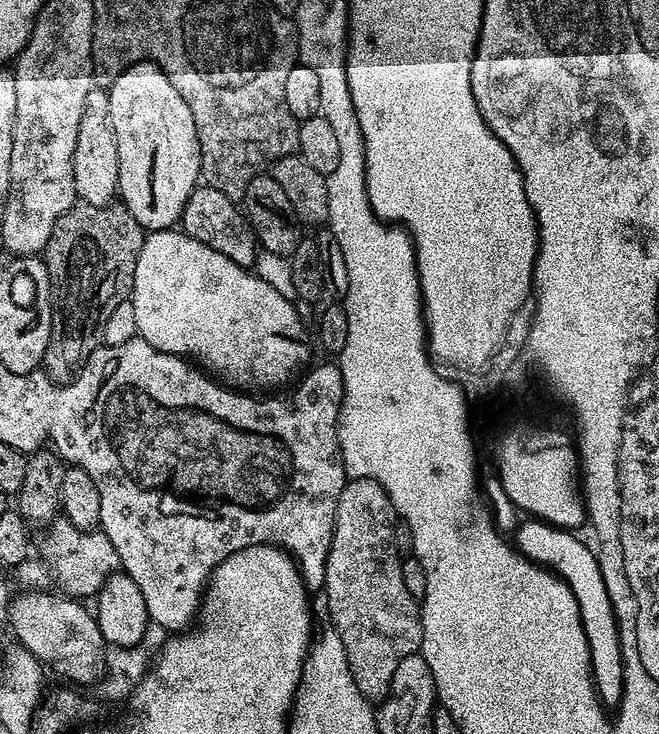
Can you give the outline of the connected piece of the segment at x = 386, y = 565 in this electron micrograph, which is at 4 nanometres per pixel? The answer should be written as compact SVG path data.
M348 480L342 494L336 500L334 534L330 542L330 554L326 558L326 578L322 595L328 599L330 627L342 638L346 650L348 669L358 686L358 690L370 702L379 702L387 696L394 670L398 662L407 656L415 656L422 642L422 618L420 604L406 590L402 579L402 559L396 549L396 529L398 517L386 490L373 480Z

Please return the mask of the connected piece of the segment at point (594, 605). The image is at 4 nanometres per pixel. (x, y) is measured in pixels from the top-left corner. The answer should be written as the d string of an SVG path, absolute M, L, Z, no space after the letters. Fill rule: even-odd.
M535 518L527 521L516 532L515 547L528 560L541 564L549 572L556 573L560 577L566 590L568 607L579 622L582 635L586 638L586 650L592 660L592 682L596 685L596 694L600 698L601 705L615 705L618 697L624 693L624 653L620 646L620 630L616 627L616 616L612 613L612 603L608 597L608 591L604 585L604 573L600 570L600 562L595 551L592 552L571 531L562 528L553 528L552 525L544 523L543 520Z

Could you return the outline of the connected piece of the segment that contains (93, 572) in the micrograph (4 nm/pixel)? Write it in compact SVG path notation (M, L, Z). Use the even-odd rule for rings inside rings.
M57 518L47 525L44 537L40 540L40 552L51 575L60 583L59 591L69 598L95 597L106 578L120 568L120 559L106 534L102 530L83 532L69 520Z

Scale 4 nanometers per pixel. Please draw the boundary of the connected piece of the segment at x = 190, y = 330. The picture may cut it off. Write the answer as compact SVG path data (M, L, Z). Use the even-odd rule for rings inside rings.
M183 230L148 232L145 235L144 245L138 254L138 262L134 270L134 282L132 283L130 299L134 306L134 319L138 322L136 331L143 340L150 342L150 346L154 346L158 350L169 352L172 356L191 358L205 373L211 374L221 385L233 390L280 388L287 380L294 379L293 381L295 381L301 375L300 367L308 360L308 336L310 340L310 332L309 329L308 332L304 329L304 324L300 321L295 306L292 305L293 301L282 295L278 290L274 290L274 286L267 284L261 276L256 275L255 271L230 262L230 258L226 258L226 254L218 254L218 250L210 250L210 246L190 238Z

